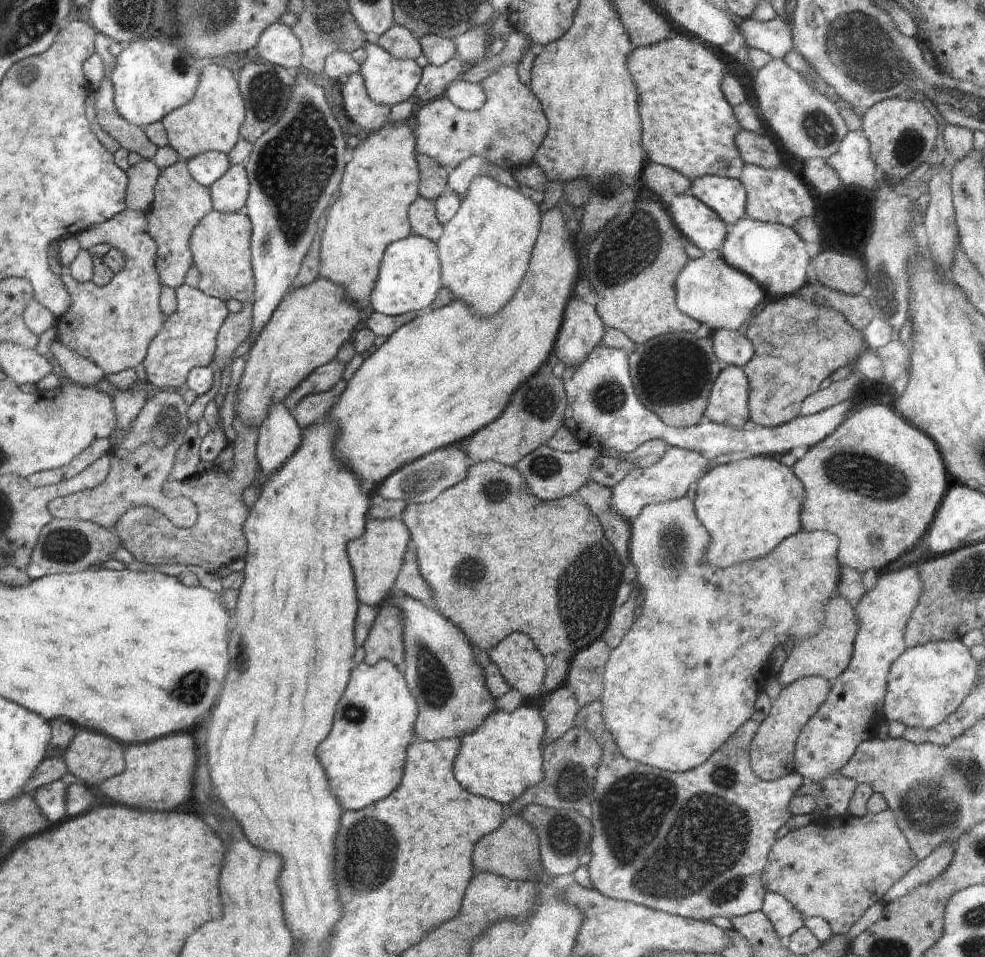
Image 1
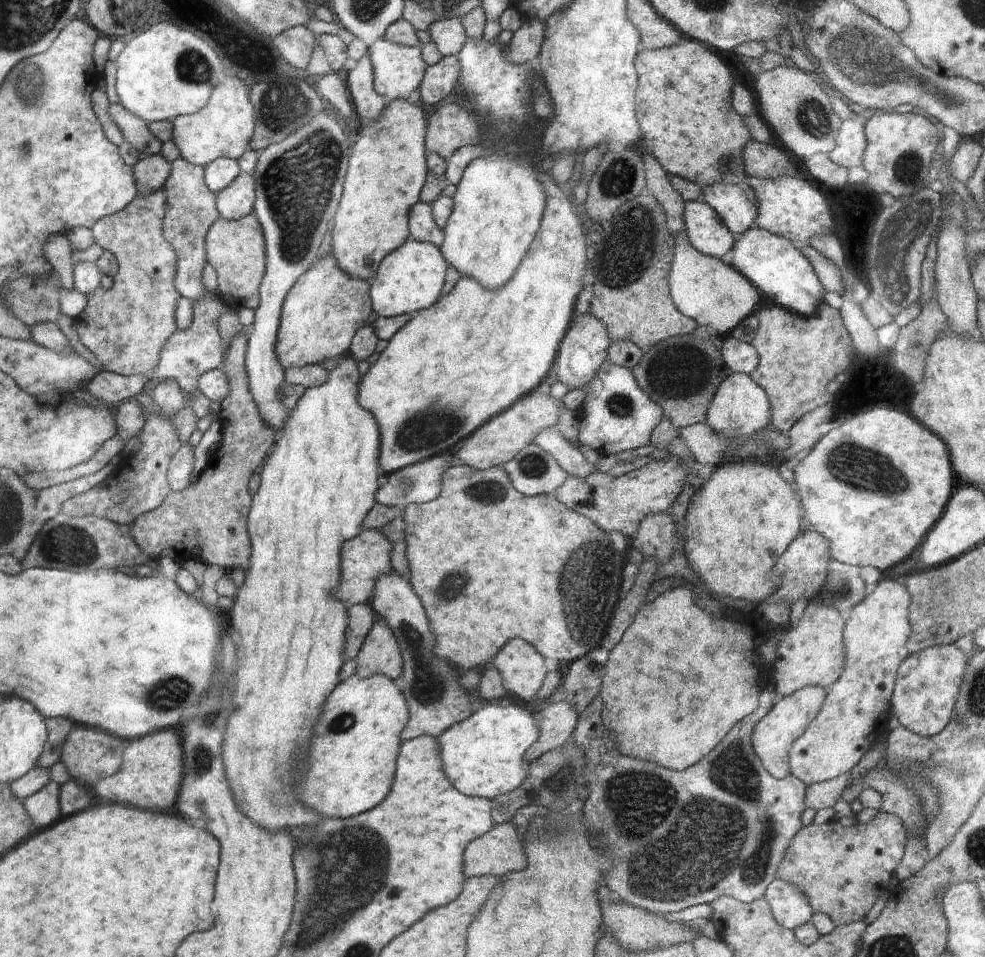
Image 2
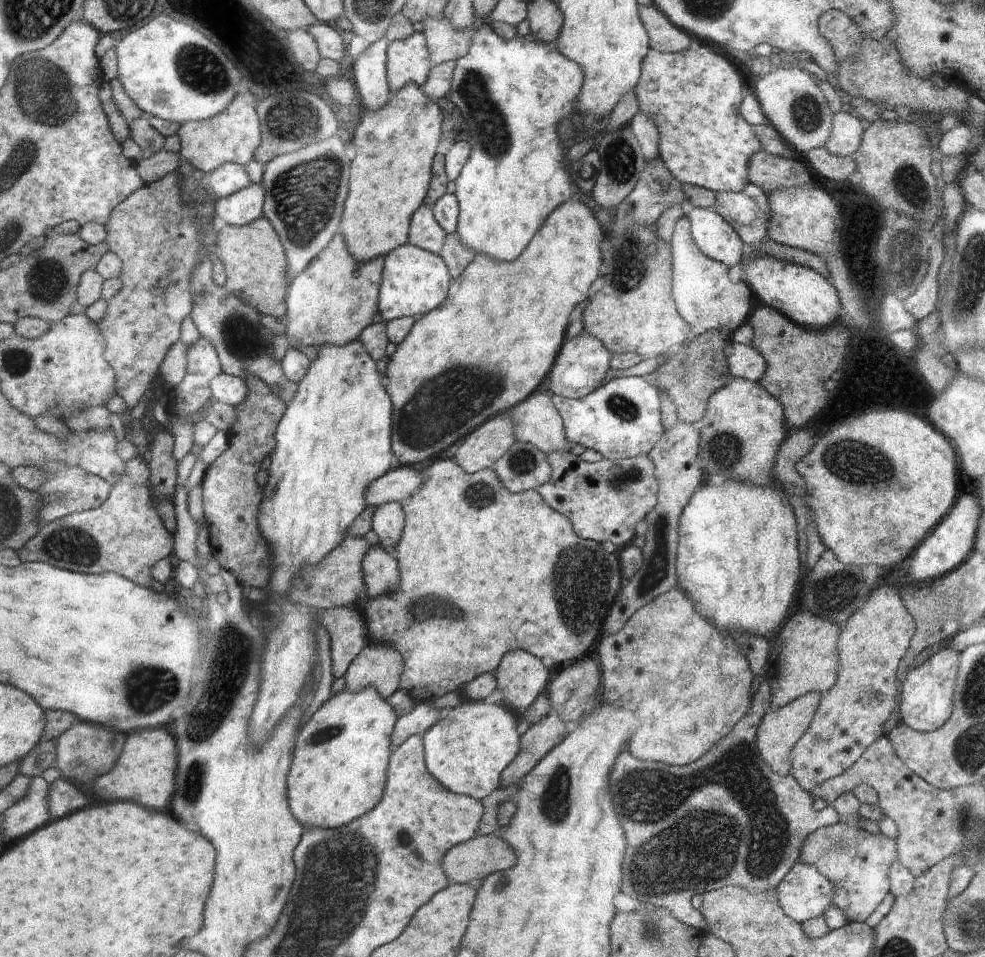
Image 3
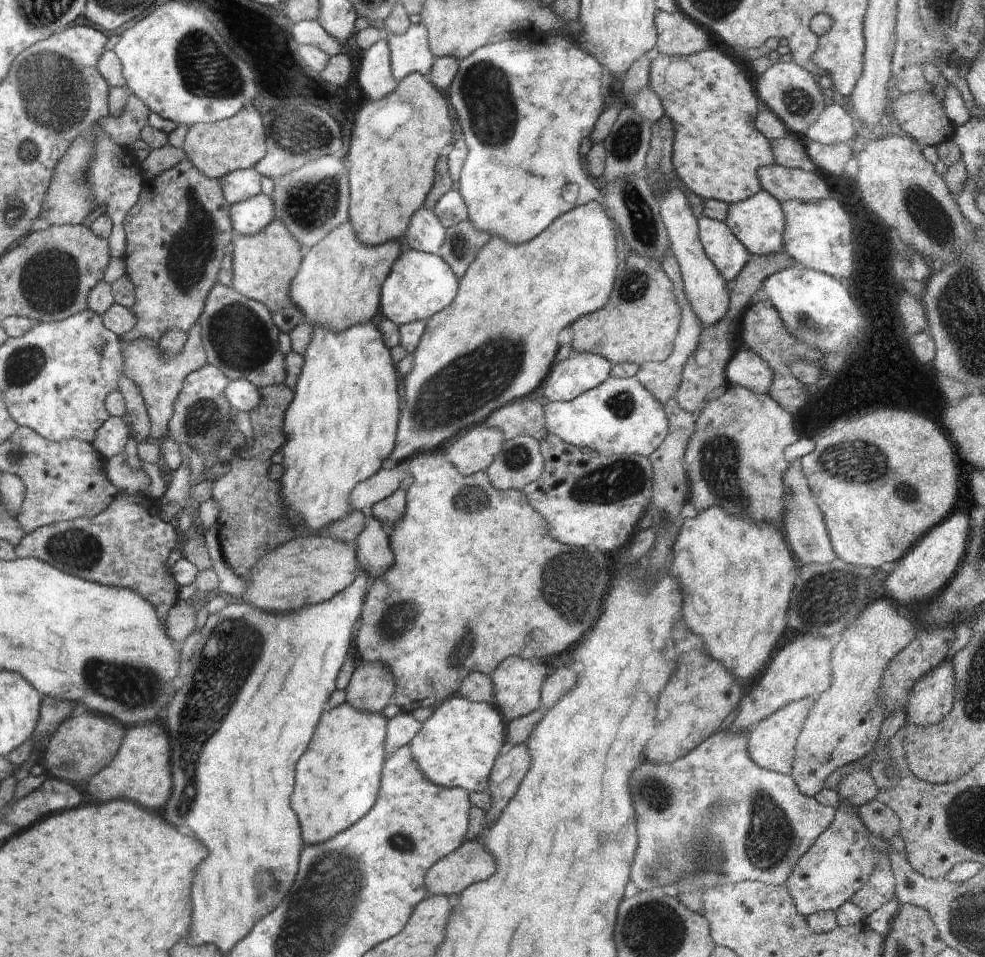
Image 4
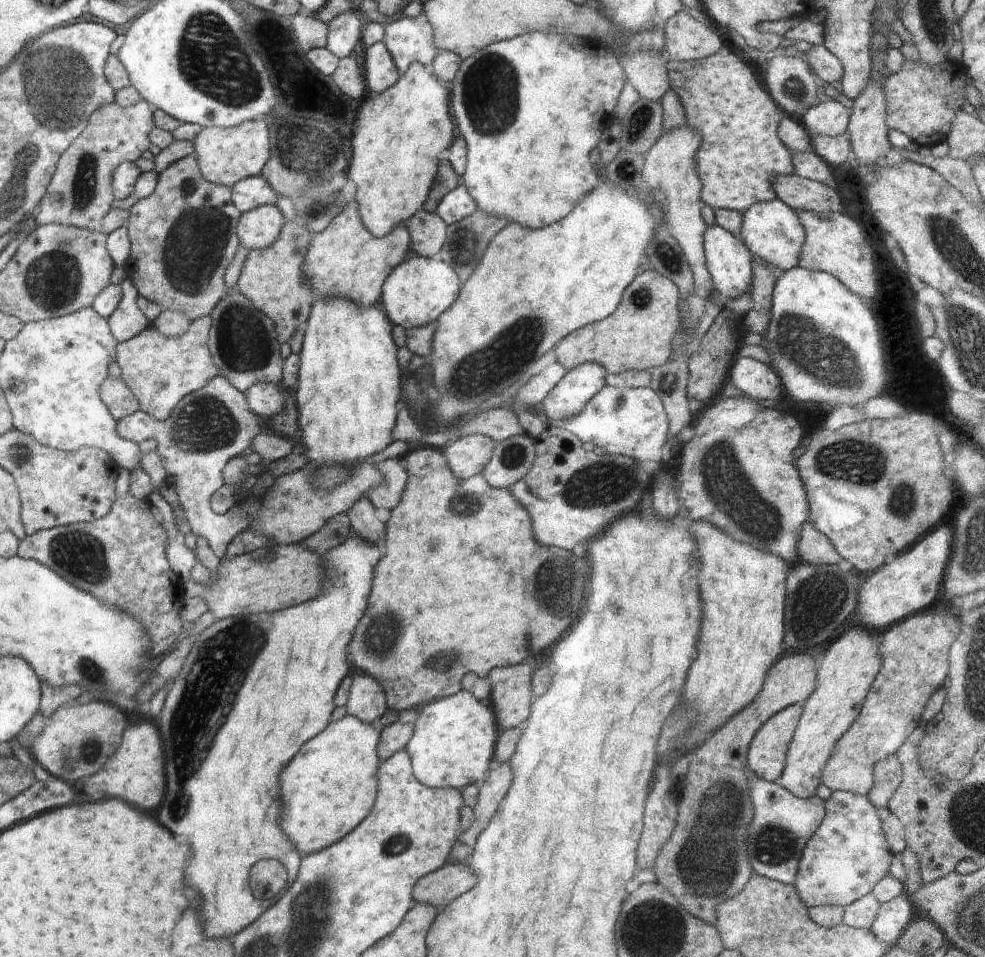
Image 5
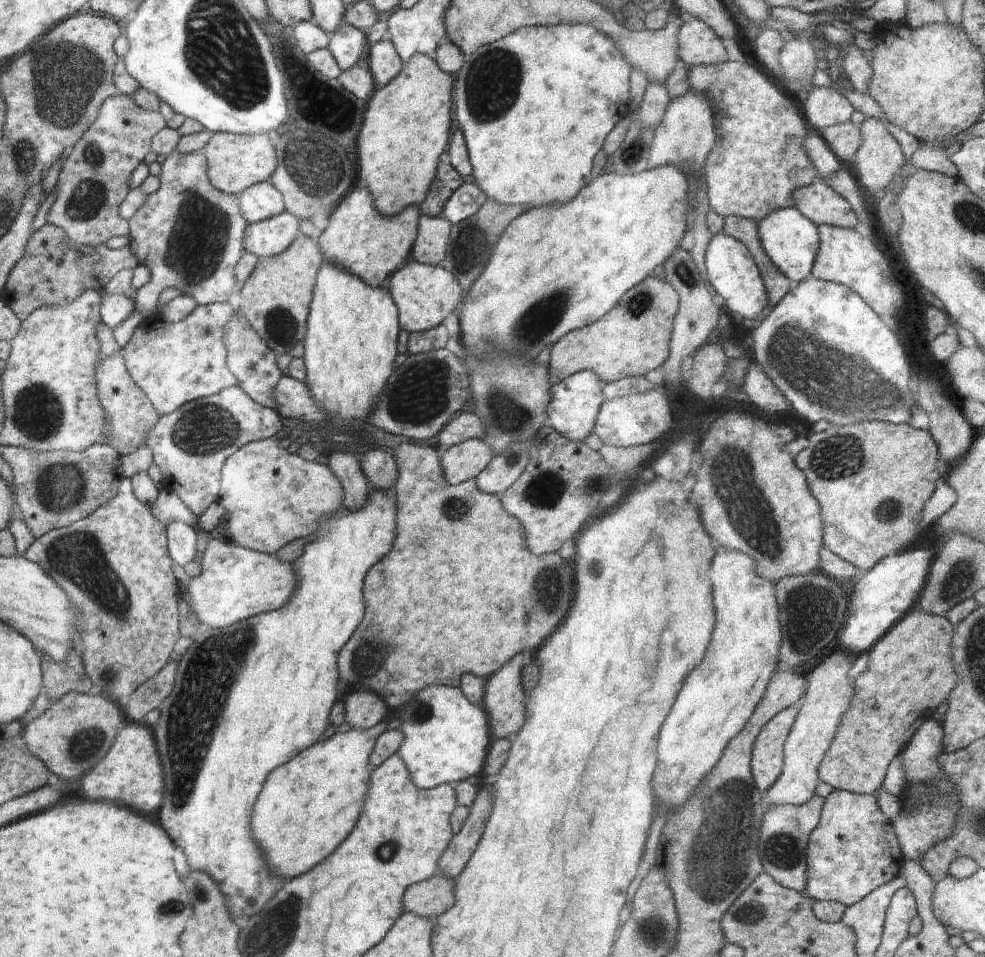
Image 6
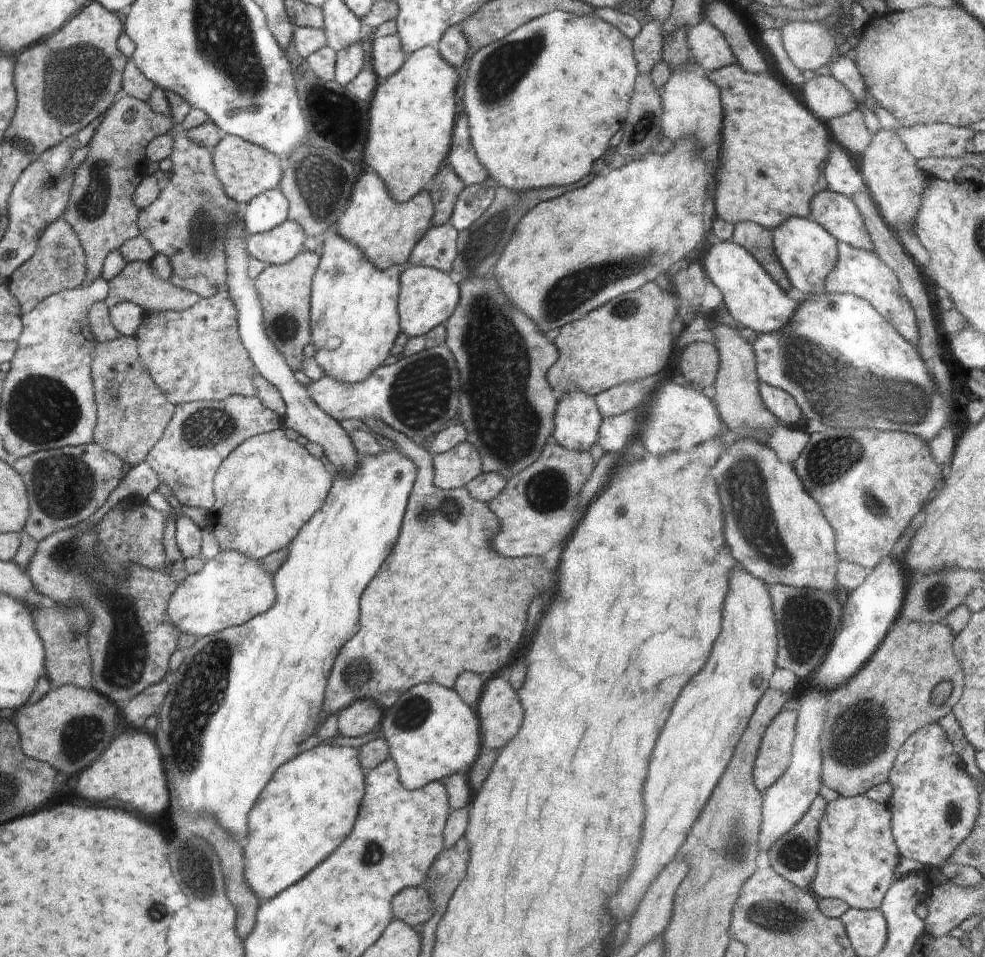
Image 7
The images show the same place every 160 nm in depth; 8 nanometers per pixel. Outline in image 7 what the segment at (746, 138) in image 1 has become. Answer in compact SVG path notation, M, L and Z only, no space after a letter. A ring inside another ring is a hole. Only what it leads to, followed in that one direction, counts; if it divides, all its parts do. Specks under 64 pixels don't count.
M830 189L817 192L809 202L808 220L816 221L837 241L862 250L873 250L868 231L854 201Z

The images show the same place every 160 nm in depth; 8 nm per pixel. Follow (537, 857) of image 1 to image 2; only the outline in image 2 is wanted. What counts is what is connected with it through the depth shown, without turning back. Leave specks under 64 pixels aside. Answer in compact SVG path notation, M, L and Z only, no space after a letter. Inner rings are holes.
M512 822L493 826L474 839L464 855L466 877L502 878L514 870L524 871L528 860L524 842L518 839Z

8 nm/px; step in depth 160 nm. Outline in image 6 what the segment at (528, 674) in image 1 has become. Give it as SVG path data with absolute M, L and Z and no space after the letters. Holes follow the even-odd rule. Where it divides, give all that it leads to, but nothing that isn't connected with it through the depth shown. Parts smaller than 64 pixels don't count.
M522 652L522 656L514 656L514 660L510 660L500 672L497 672L496 675L491 676L486 680L485 695L482 698L483 708L489 714L491 731L498 739L504 737L510 738L510 734L514 736L514 734L526 724L526 710L528 710L528 705L526 705L526 692L523 688L521 670L530 659L531 658L527 657L524 658L524 652Z

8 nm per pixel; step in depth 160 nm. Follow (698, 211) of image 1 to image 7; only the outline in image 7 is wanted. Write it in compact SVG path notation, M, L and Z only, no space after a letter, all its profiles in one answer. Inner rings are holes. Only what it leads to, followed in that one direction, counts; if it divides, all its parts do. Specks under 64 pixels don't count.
M730 239L712 245L704 258L704 268L711 282L722 292L723 306L728 314L744 328L751 328L758 334L782 328L792 319L800 298L803 299L801 295L792 298L783 291L745 248Z

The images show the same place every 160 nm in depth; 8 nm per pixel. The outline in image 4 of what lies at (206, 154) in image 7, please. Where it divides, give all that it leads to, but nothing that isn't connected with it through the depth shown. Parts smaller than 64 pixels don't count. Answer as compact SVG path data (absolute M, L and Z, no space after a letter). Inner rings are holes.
M188 158L144 183L140 198L124 222L127 245L122 259L125 262L126 275L135 292L135 303L130 310L138 322L133 329L120 337L121 343L130 343L140 338L158 344L164 334L173 329L188 332L201 318L205 300L213 284L217 282L217 272L233 240L229 206L220 180L207 177Z

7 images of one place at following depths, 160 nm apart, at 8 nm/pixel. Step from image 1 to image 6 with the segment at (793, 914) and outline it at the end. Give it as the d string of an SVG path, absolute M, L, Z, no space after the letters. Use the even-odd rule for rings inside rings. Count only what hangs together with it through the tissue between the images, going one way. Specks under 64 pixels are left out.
M833 789L824 799L818 826L810 833L807 845L807 885L804 893L812 903L838 901L845 907L856 904L875 888L898 875L906 861L895 828L880 810L875 796L840 789Z

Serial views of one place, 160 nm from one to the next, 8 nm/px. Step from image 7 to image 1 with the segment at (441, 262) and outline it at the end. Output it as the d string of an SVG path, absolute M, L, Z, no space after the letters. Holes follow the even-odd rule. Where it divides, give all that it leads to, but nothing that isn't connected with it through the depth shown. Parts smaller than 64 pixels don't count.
M420 197L409 208L412 234L428 237L436 242L444 234L444 225L437 219L436 205L430 199Z

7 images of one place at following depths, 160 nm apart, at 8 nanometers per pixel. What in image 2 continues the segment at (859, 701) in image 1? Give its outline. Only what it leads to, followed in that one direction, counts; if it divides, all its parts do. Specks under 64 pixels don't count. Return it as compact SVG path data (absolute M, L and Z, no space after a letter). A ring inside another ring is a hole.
M880 579L875 587L869 590L868 595L865 597L862 602L853 606L846 614L845 614L845 625L843 630L844 637L844 646L846 653L845 667L840 675L840 678L832 684L832 686L828 689L826 698L824 699L821 711L816 715L816 718L810 723L810 726L806 729L806 732L802 733L802 736L799 736L789 748L789 767L791 768L791 775L795 776L802 780L806 787L810 786L814 783L821 783L824 781L829 781L830 779L838 778L839 776L845 775L846 773L850 773L851 769L856 766L859 762L860 758L864 756L865 752L868 752L870 746L872 746L873 742L876 740L877 736L880 733L883 733L888 729L888 720L891 716L890 710L890 699L891 694L894 690L895 678L898 667L900 663L909 656L910 652L907 649L907 641L910 636L910 621L909 621L909 604L911 600L911 594L909 590L902 585L900 582L897 582L893 579Z

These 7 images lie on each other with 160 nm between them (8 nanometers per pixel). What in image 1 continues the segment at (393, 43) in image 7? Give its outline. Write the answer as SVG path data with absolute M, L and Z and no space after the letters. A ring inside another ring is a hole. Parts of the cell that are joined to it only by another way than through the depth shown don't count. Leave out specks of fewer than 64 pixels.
M361 73L342 80L342 102L348 118L371 133L381 131L389 122L392 107L375 102L365 87Z

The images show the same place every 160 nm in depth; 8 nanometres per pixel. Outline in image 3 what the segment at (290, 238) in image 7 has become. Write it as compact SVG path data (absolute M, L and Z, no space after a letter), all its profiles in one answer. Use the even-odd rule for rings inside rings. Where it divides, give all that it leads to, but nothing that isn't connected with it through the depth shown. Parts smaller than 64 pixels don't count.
M252 183L228 198L220 198L216 211L217 220L237 227L253 224L264 215L265 194L261 184Z

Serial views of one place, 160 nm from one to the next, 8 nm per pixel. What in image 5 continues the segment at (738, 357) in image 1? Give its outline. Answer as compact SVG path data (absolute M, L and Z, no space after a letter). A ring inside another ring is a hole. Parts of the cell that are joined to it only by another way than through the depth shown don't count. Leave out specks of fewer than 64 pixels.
M752 357L733 360L728 377L744 395L756 400L774 400L782 392L783 384L776 370Z

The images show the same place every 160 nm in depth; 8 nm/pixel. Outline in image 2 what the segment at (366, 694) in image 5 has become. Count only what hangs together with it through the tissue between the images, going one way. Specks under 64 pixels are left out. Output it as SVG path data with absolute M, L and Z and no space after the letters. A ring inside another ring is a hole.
M383 619L372 625L360 652L355 656L355 661L355 674L359 677L383 674L395 679L400 678L404 670L404 657L388 622Z

